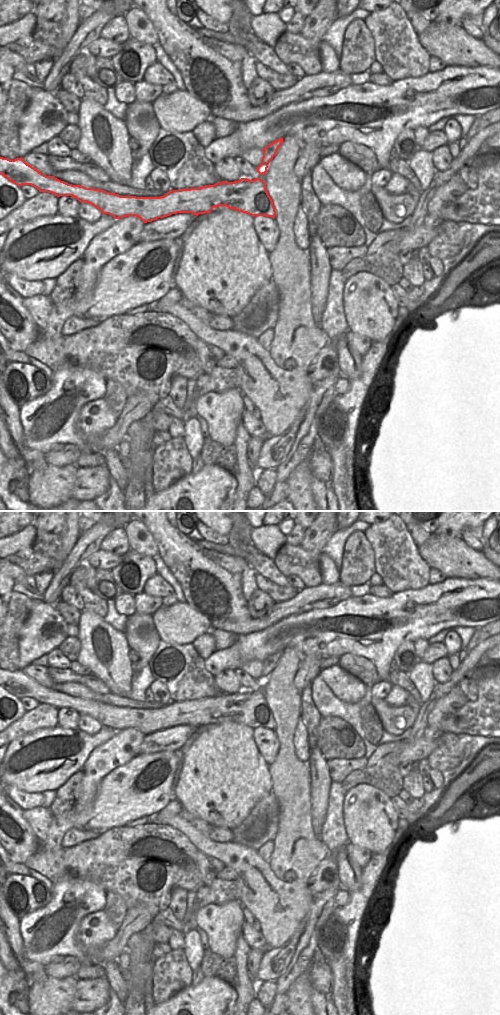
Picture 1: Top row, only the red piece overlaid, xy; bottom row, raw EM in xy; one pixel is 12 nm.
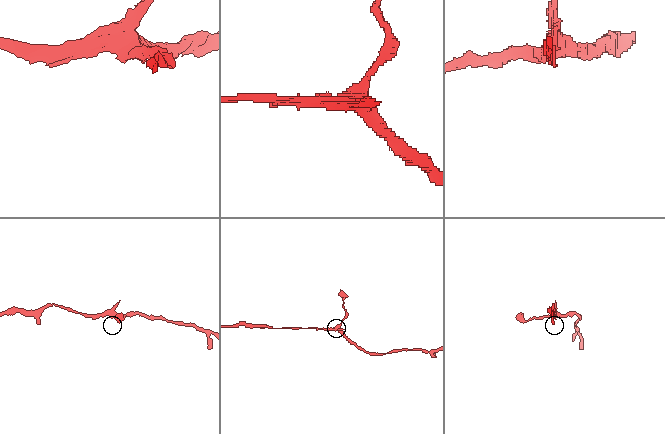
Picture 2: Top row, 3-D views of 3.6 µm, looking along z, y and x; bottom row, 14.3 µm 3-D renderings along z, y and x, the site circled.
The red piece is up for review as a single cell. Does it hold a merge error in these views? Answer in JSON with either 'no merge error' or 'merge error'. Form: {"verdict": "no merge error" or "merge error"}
{"verdict": "merge error"}

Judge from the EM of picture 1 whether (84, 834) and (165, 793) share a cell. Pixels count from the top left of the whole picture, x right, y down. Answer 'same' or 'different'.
different

